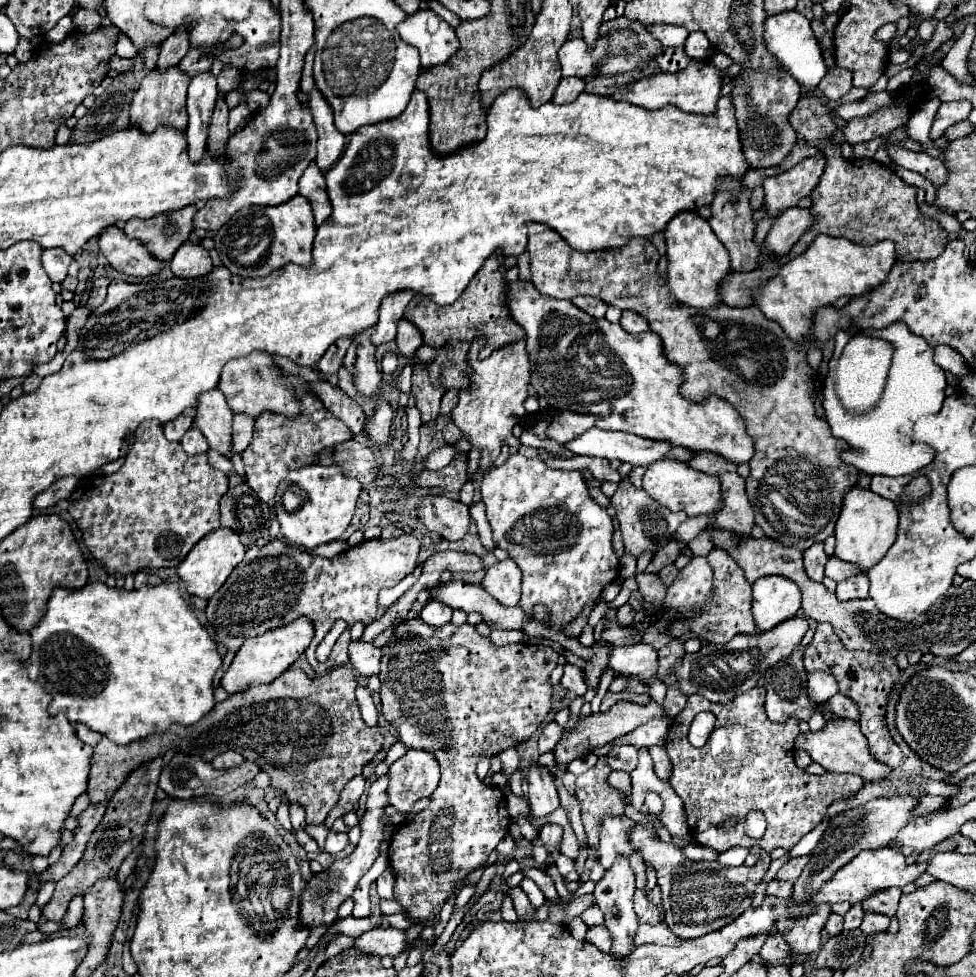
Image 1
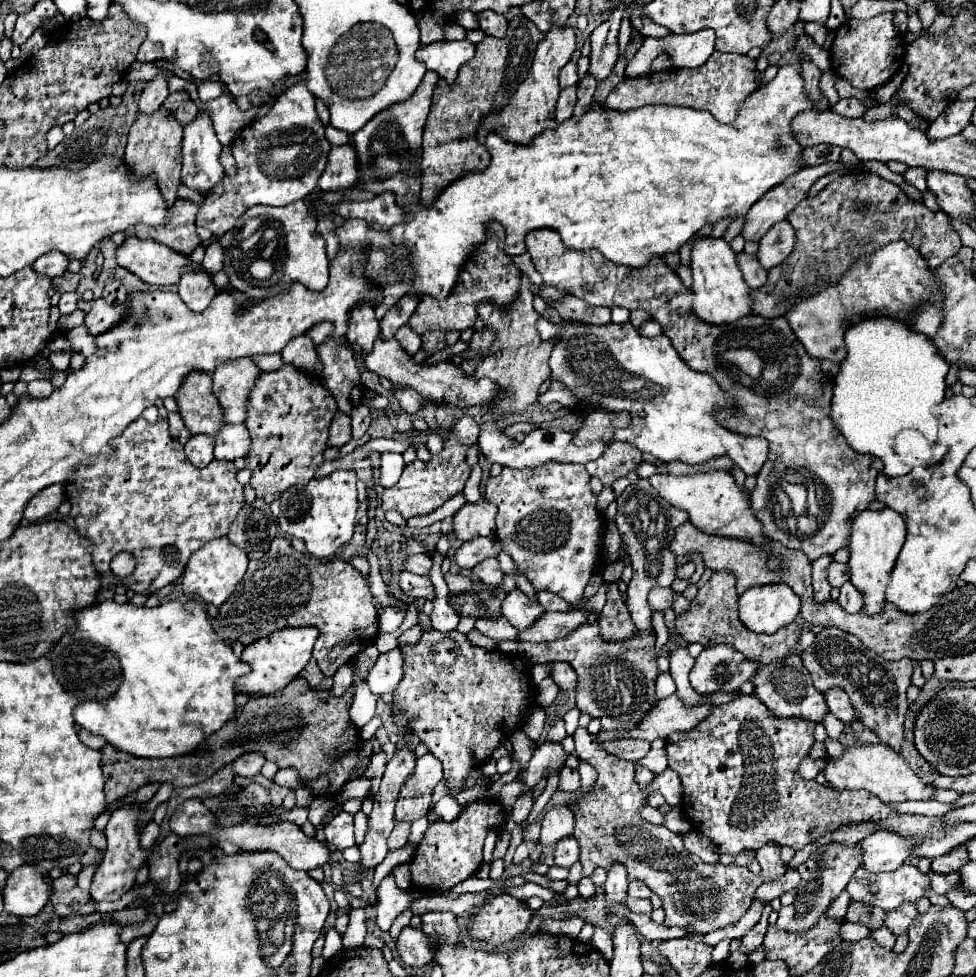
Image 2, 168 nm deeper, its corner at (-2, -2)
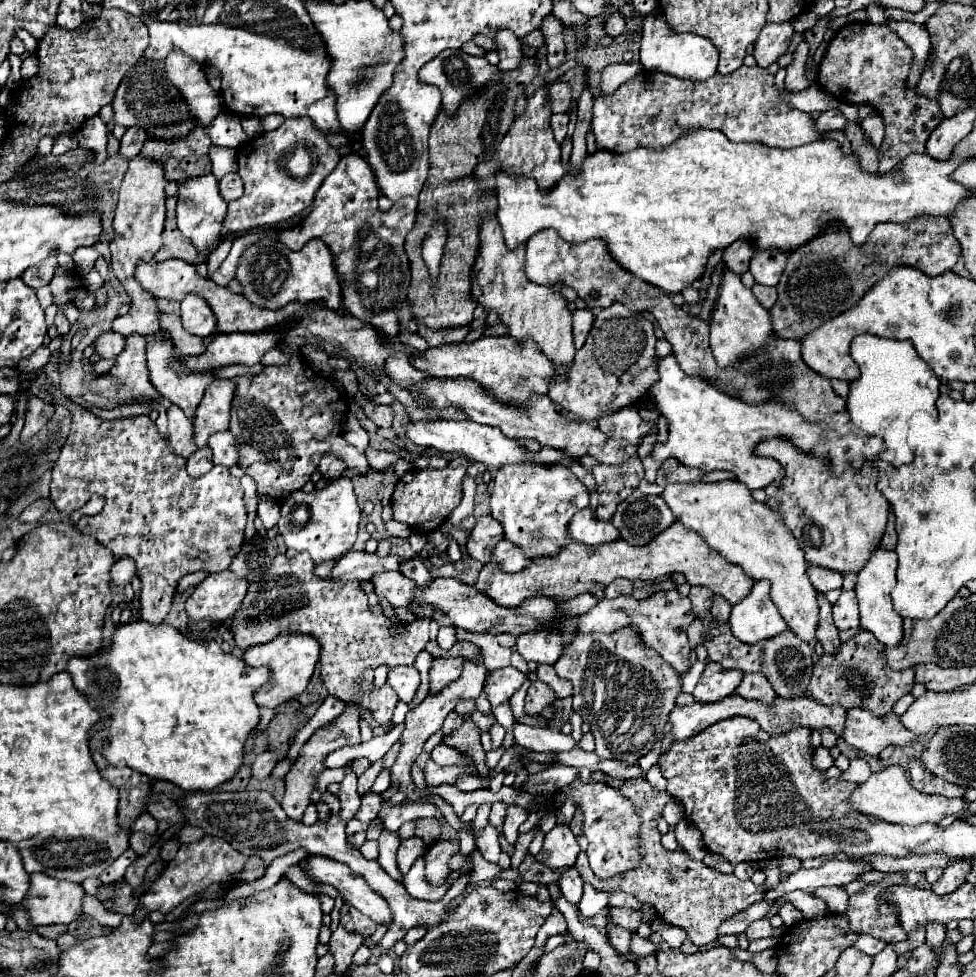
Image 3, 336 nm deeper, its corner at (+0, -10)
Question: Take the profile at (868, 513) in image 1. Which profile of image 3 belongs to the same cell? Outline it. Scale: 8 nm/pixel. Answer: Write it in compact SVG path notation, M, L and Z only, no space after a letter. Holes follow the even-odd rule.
M881 544L871 550L867 564L857 574L857 604L861 612L861 628L875 634L875 638L883 646L899 644L903 636L903 618L891 606L891 590L895 588L895 570L897 570L897 554L895 550L885 550Z

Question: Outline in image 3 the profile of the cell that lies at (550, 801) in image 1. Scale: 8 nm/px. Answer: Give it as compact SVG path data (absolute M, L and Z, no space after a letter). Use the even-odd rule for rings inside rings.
M557 824L551 832L545 834L543 848L535 856L535 860L557 870L557 868L573 866L579 850L581 848L577 836L571 832L571 828L567 824Z

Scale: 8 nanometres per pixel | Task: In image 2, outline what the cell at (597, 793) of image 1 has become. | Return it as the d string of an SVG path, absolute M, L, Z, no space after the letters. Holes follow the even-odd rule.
M577 728L577 732L573 734L575 740L575 750L577 756L581 760L587 760L589 764L595 766L599 778L597 778L597 790L591 794L585 794L575 812L575 840L579 842L581 848L581 866L583 866L583 876L591 876L595 868L605 868L609 870L613 864L625 864L627 868L627 876L629 882L631 880L641 880L645 882L663 902L663 910L665 910L665 924L667 926L679 926L687 932L699 932L699 934L707 934L719 928L725 928L729 924L735 924L751 906L755 890L769 882L769 880L777 880L777 876L783 876L787 866L783 864L781 856L779 856L779 846L777 844L765 844L761 850L755 852L757 862L761 864L761 874L753 874L749 872L747 866L725 866L725 864L705 864L701 858L693 856L691 852L687 852L683 838L679 834L669 832L665 826L655 826L649 824L647 820L641 818L641 808L647 804L647 796L649 792L659 792L665 798L666 803L671 806L680 805L683 801L683 788L679 782L677 772L673 772L671 768L667 768L663 774L655 776L655 780L647 786L639 786L637 782L633 782L633 762L621 760L617 756L607 754L605 750L601 750L595 742L595 736L591 736L585 728Z

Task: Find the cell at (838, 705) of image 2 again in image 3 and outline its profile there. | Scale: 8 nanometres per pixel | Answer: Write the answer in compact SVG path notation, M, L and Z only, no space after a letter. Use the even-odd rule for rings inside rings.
M863 708L847 710L847 720L843 728L843 740L871 756L879 756L885 746L891 744L909 744L917 738L917 734L903 728L897 714L889 714L887 718L875 716Z

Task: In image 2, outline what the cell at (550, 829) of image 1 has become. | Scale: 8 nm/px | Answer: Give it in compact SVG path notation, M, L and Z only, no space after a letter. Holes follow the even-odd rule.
M573 836L557 842L557 848L555 848L555 864L557 866L571 868L577 860L579 860L579 844Z

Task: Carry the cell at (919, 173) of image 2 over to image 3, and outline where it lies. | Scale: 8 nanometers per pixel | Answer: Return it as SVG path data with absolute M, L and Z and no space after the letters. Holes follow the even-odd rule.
M853 22L837 30L823 62L819 64L817 82L833 98L851 104L871 104L883 116L887 132L881 148L887 146L887 152L880 158L879 174L891 172L891 168L895 168L909 154L925 153L929 134L943 120L937 102L907 88L909 64L911 50L907 44L895 32L891 32L887 24L873 26L869 22Z

